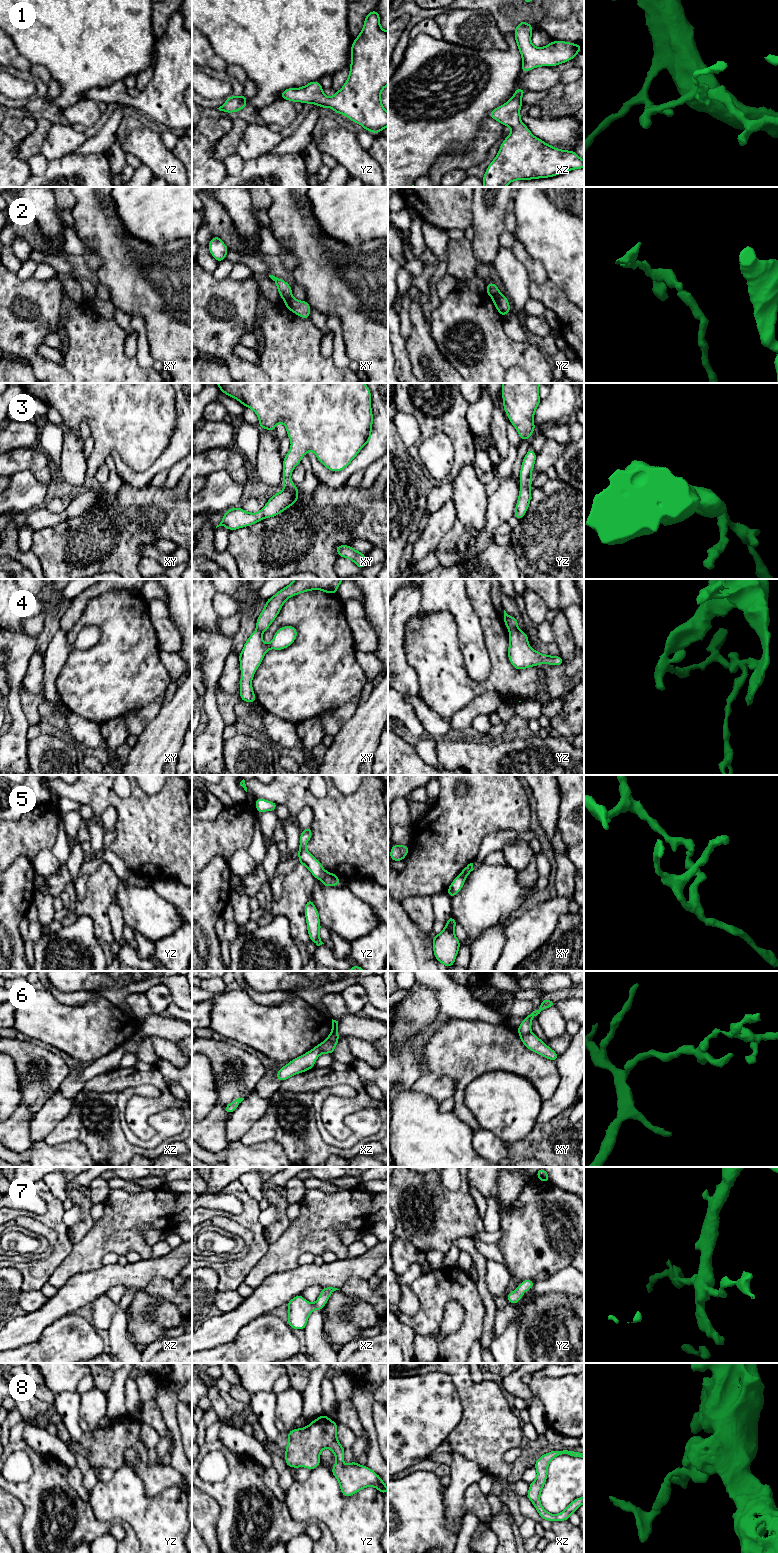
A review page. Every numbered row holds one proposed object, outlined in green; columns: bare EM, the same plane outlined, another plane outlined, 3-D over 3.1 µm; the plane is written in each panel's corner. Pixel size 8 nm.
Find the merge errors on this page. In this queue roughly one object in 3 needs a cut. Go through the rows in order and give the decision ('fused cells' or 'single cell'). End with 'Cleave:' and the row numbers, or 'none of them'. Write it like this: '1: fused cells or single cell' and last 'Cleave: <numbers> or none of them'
1: single cell
2: fused cells
3: single cell
4: fused cells
5: fused cells
6: fused cells
7: single cell
8: single cell
Cleave: 2, 4, 5, 6

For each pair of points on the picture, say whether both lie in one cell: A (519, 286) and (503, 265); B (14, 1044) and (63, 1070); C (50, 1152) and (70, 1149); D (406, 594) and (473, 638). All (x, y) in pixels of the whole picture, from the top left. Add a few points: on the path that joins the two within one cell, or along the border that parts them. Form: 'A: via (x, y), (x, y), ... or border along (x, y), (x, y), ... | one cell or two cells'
A: via (516, 281), (508, 270) | one cell
B: via (26, 1055), (42, 1055), (51, 1063) | one cell
C: via (55, 1152), (65, 1152) | one cell
D: border along (421, 589), (421, 600), (417, 613) | two cells

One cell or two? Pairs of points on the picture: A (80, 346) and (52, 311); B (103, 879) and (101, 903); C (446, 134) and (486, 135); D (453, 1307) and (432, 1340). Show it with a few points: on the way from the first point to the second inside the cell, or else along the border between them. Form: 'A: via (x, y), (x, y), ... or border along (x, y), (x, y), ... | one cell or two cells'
A: border along (64, 316), (61, 333) | two cells
B: via (102, 885), (101, 897) | one cell
C: border along (489, 117), (481, 123), (469, 146), (455, 145) | two cells
D: via (453, 1316), (451, 1323), (441, 1333) | one cell

